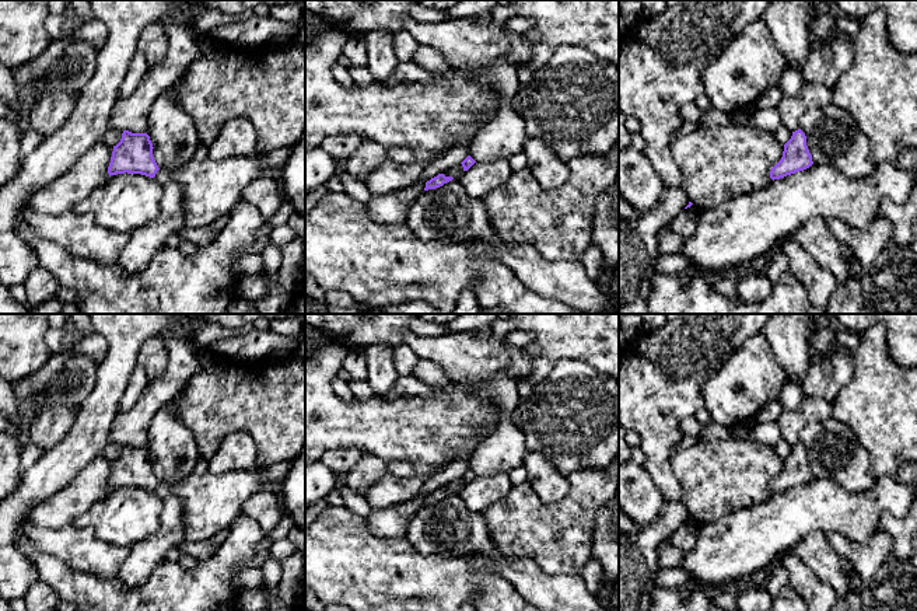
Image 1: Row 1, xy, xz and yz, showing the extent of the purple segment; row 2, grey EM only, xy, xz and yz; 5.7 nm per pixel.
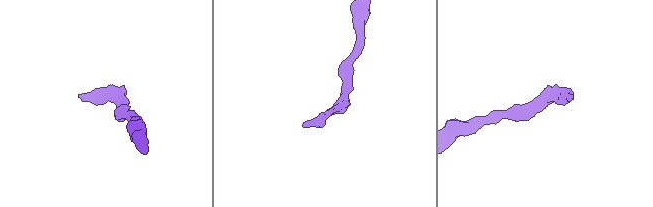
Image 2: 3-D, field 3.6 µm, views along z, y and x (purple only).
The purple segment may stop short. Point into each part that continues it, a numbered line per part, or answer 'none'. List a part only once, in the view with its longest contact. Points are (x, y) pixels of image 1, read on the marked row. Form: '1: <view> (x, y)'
none

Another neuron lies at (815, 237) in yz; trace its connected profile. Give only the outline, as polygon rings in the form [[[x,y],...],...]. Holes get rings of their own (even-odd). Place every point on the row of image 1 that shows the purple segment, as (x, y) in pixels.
[[[813,217],[792,234],[792,237],[811,254],[816,263],[833,275],[839,283],[851,277],[848,261],[853,254],[832,235],[826,220]]]

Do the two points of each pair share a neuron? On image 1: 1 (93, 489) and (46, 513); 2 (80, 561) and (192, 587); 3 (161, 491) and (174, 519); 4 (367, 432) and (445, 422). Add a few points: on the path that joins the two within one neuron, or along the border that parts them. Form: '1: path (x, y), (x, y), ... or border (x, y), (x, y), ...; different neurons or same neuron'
1: path (81, 492), (58, 510); same neuron
2: border (84, 571), (102, 579), (116, 578); different neurons
3: path (168, 498), (172, 512); same neuron
4: path (387, 429), (426, 429); same neuron

